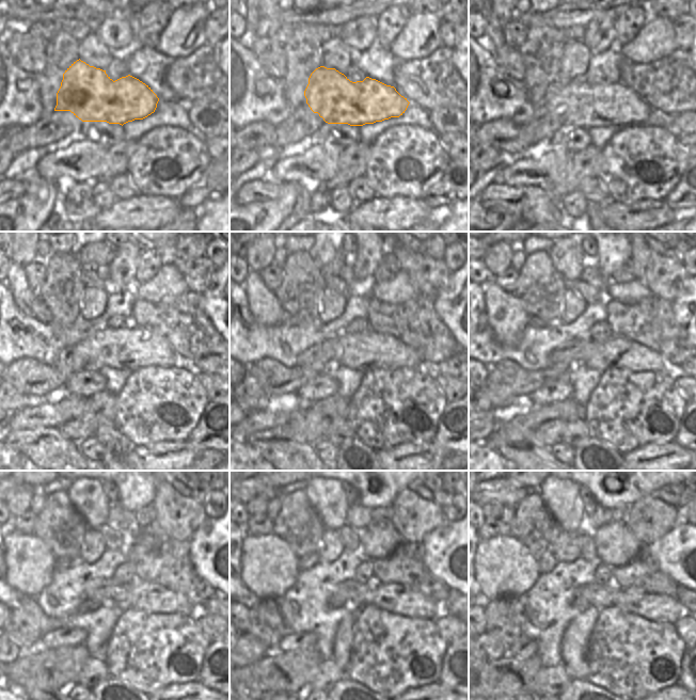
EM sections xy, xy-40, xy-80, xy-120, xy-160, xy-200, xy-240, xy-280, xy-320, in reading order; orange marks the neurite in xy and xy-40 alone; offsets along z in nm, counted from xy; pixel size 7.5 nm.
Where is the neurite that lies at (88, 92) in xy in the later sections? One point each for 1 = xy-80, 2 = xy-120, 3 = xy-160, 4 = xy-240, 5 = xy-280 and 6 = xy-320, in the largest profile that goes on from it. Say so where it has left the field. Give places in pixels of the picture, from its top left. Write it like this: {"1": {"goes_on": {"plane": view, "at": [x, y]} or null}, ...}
{"1": {"goes_on": {"plane": "xy-80", "at": [582, 105]}}, "2": {"goes_on": {"plane": "xy-120", "at": [131, 349]}}, "3": {"goes_on": {"plane": "xy-160", "at": [361, 351]}}, "4": {"goes_on": {"plane": "xy-240", "at": [148, 597]}}, "5": {"goes_on": {"plane": "xy-280", "at": [393, 598]}}, "6": {"goes_on": {"plane": "xy-320", "at": [660, 607]}}}

